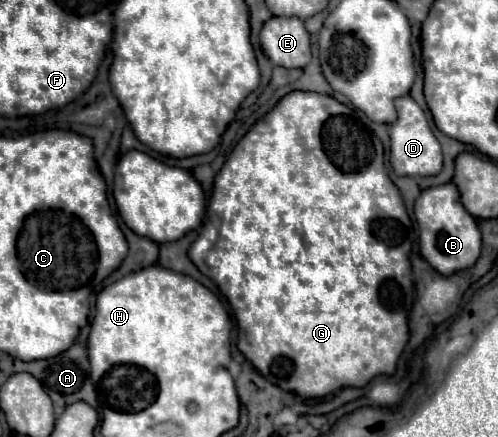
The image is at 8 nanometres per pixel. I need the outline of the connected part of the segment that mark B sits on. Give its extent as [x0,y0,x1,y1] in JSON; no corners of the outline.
[414,183,482,275]

